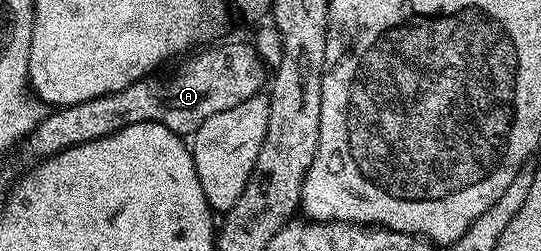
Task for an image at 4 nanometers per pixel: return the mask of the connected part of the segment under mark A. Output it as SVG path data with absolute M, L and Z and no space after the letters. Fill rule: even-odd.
M250 43L247 44L223 44L220 48L211 48L208 52L203 52L200 56L195 56L192 60L187 60L183 65L180 66L179 69L176 70L175 73L172 74L168 80L155 80L156 78L144 78L138 80L137 82L133 82L129 86L125 86L125 90L117 90L113 94L105 94L101 98L89 98L89 102L79 102L77 104L70 104L68 108L56 107L54 110L48 111L46 115L44 115L43 120L40 122L38 126L29 133L26 138L21 141L21 149L23 148L23 156L27 160L31 160L30 162L38 162L41 160L46 160L48 156L52 156L53 154L57 154L61 150L65 150L66 148L72 148L73 146L77 146L78 144L84 144L85 142L93 142L97 138L105 138L109 134L113 134L117 130L121 130L125 126L129 126L130 124L136 124L137 122L145 122L146 120L155 120L158 124L163 124L169 130L173 130L178 134L178 136L182 136L184 138L190 137L194 134L200 126L203 125L204 120L208 120L209 118L213 118L213 114L221 114L221 110L233 110L233 106L237 106L237 102L245 102L245 98L249 98L250 96L258 96L260 95L262 86L265 84L265 76L263 80L263 68L265 69L264 61L260 60L259 55L255 52L254 47Z

